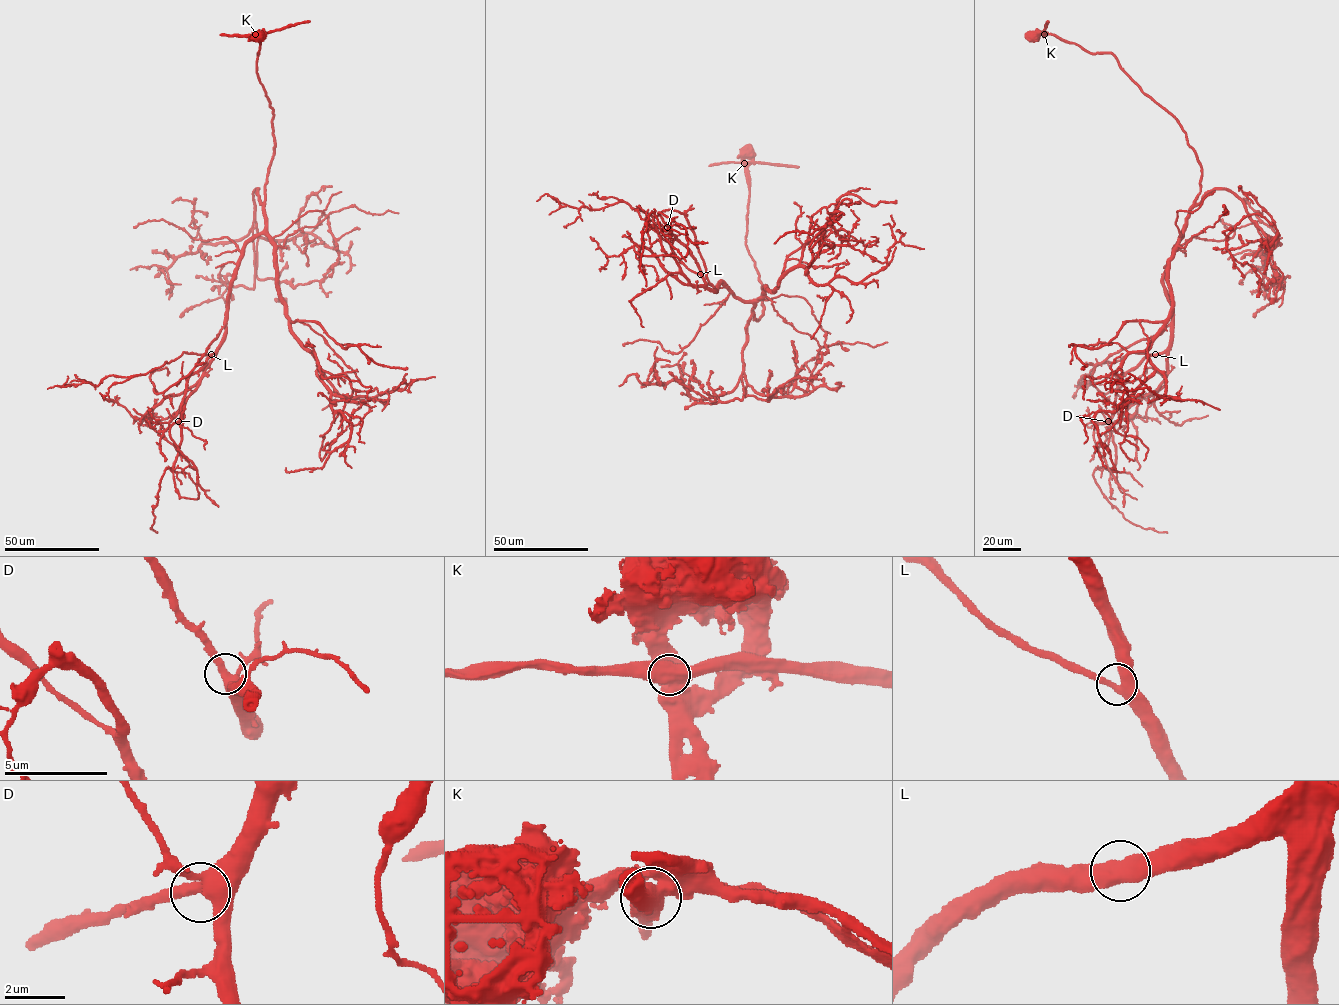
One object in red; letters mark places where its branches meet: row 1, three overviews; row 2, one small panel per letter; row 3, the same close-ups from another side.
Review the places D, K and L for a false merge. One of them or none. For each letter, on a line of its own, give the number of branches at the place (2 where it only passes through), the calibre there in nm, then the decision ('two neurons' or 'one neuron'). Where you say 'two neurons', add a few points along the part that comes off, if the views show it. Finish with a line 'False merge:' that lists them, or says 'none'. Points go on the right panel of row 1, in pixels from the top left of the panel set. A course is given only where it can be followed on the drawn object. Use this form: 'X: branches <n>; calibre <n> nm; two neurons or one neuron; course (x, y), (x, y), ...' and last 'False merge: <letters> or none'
D: branches 3; calibre 400 nm; one neuron
K: branches 3; calibre 700 nm; two neurons; course (1044, 34), (1048, 21)
L: branches 3; calibre 440 nm; one neuron
False merge: K

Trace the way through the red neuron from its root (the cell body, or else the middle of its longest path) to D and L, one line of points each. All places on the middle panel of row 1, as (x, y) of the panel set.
D: (747, 152), (757, 320), (754, 305), (721, 282), (707, 287), (667, 227)
L: (747, 152), (745, 244), (761, 284), (763, 313), (754, 319), (751, 302), (721, 282), (710, 289), (700, 274)

